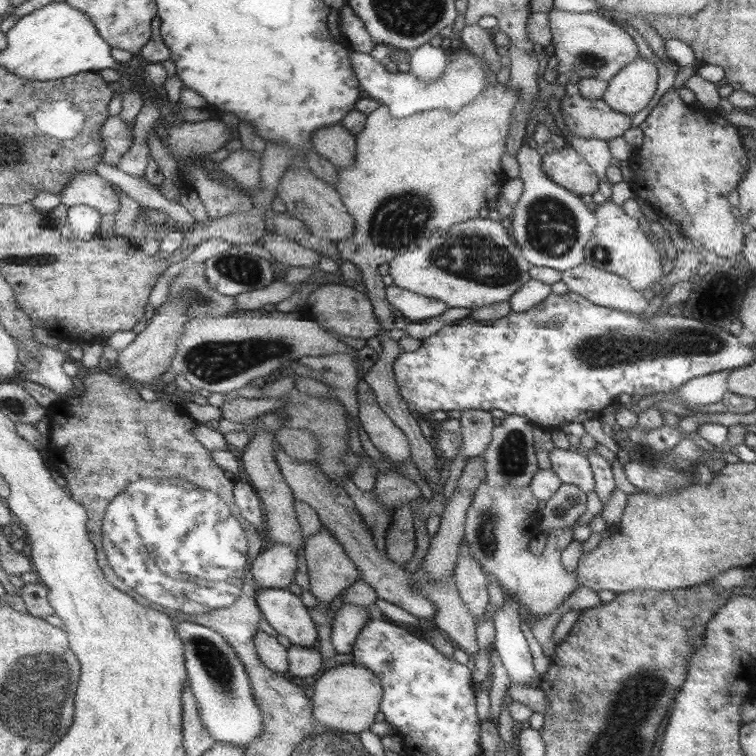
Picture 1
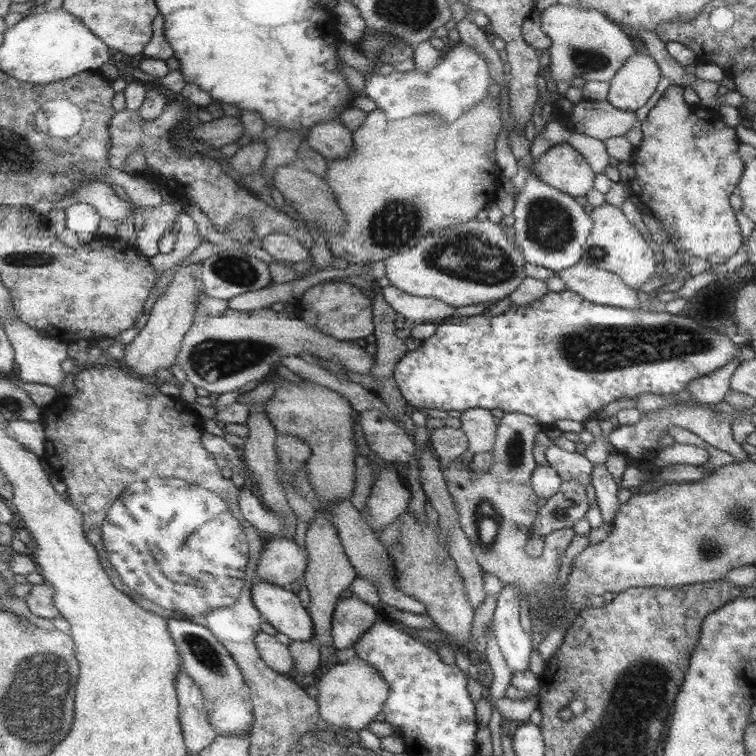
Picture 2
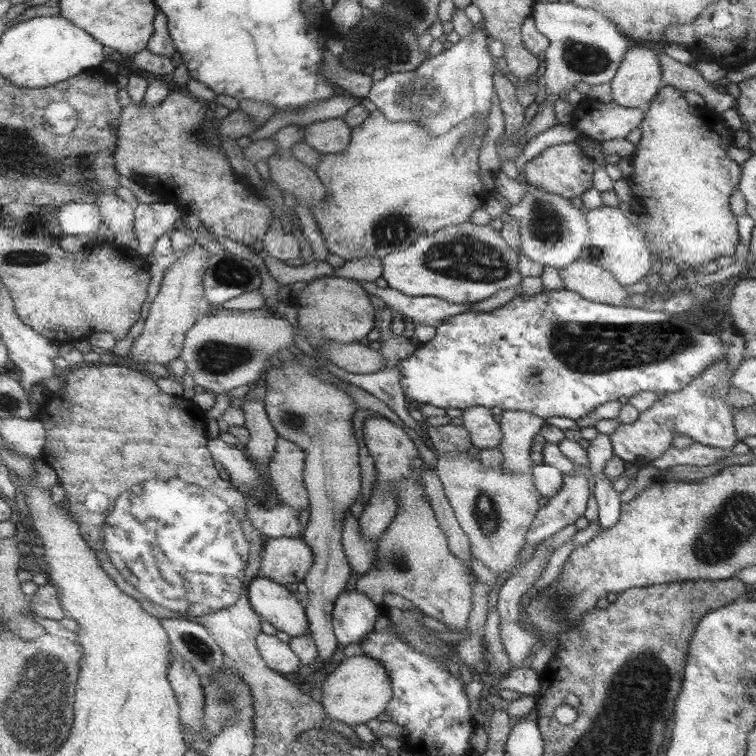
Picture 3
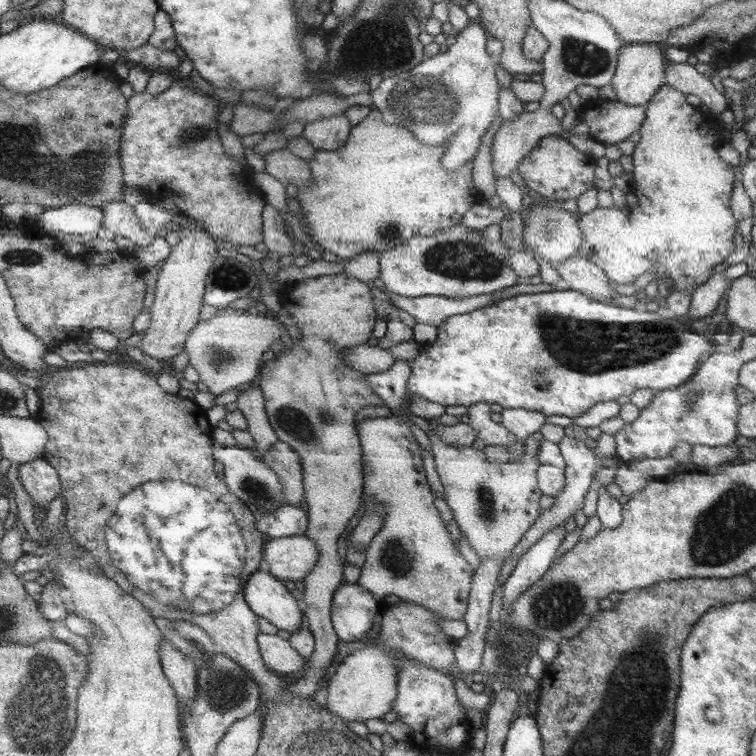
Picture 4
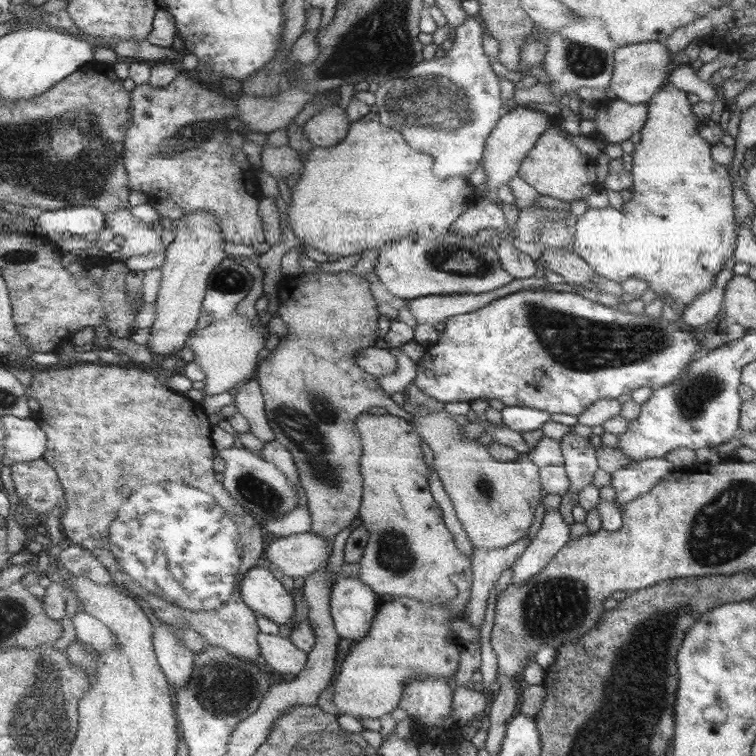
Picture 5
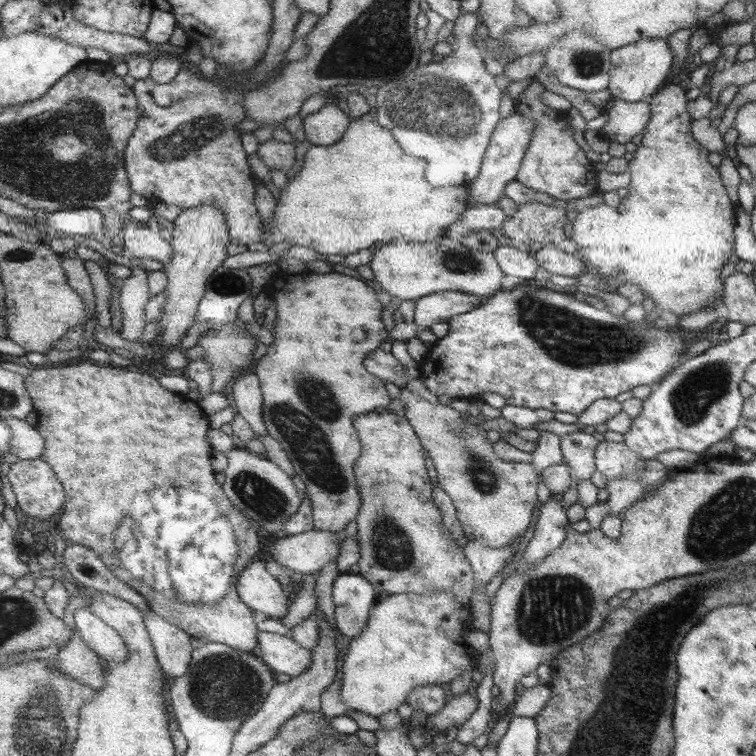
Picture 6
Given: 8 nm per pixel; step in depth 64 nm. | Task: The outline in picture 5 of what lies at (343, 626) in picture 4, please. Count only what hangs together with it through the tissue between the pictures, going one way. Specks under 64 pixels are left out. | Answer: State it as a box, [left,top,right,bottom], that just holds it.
[330,575,382,639]

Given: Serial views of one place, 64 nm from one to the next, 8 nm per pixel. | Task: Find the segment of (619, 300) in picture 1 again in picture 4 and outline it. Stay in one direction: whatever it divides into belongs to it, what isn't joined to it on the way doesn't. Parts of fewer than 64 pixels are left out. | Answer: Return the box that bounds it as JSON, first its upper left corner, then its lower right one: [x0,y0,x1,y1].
[552,254,618,303]

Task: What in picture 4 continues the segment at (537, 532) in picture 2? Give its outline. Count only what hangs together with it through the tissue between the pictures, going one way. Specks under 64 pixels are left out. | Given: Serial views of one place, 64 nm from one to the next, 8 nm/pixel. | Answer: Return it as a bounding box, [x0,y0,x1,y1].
[513,437,599,558]

